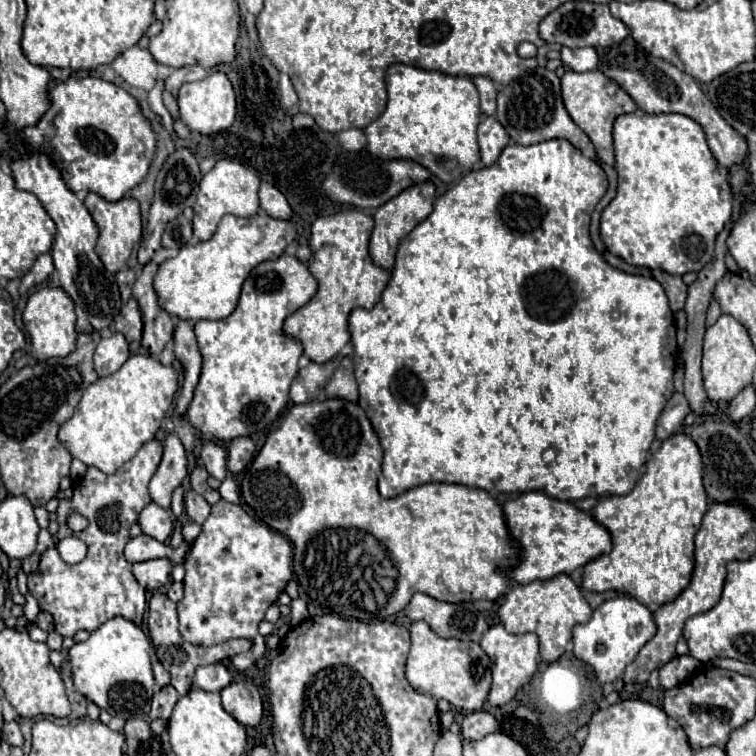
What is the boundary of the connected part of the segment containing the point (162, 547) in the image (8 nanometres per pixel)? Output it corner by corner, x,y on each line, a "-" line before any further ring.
141,533
139,537
129,539
129,543
125,547
125,557
129,563
149,561
149,559
169,559
173,563
181,563
185,559
185,555
189,553
189,547
191,547
191,543
183,541
177,549
173,549
173,547

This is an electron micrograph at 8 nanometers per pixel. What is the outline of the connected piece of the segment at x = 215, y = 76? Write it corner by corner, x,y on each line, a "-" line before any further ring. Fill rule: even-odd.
213,71
203,81
185,83
179,89
177,105
179,105
179,113
181,113
181,119
185,121
185,125
191,131
199,131
203,135
229,129
235,123
235,117
237,117
235,91
233,91
233,87
231,87
231,83
229,83
229,79
227,79
227,75
223,71

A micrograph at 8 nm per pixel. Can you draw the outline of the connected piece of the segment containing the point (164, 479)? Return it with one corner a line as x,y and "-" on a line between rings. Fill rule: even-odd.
171,433
165,439
165,451
163,451
161,465
149,483
151,499
159,507
169,511
171,509
171,495
187,479
187,475
189,475
187,451
185,451
183,443
177,439
177,435

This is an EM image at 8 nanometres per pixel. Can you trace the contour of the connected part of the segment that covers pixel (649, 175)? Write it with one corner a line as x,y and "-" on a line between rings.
627,113
615,119
613,141
619,187
615,199
605,207
601,215
601,239
605,247
631,265
661,269
669,275
701,271
701,267
705,267
713,257
715,237
733,215
731,187
717,167
701,125
695,123
691,117
677,113

